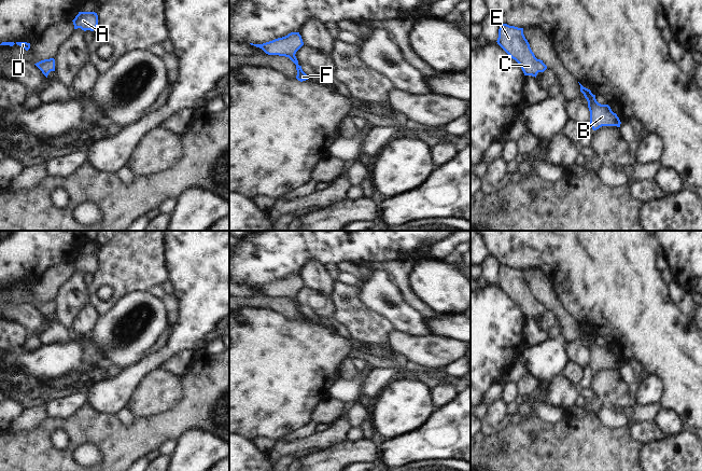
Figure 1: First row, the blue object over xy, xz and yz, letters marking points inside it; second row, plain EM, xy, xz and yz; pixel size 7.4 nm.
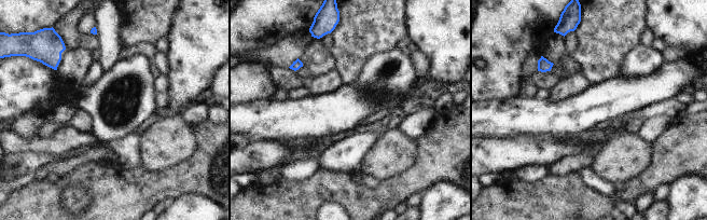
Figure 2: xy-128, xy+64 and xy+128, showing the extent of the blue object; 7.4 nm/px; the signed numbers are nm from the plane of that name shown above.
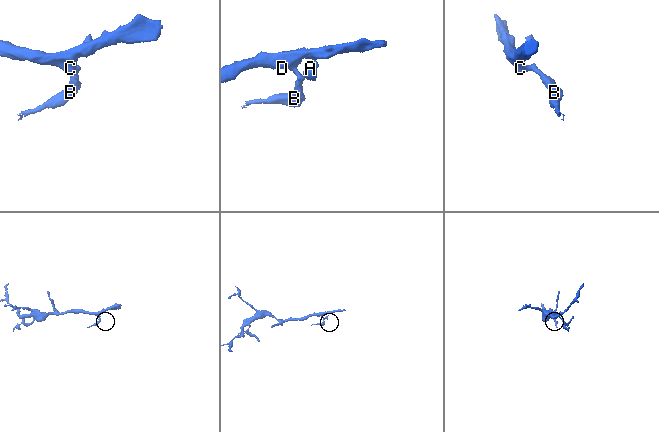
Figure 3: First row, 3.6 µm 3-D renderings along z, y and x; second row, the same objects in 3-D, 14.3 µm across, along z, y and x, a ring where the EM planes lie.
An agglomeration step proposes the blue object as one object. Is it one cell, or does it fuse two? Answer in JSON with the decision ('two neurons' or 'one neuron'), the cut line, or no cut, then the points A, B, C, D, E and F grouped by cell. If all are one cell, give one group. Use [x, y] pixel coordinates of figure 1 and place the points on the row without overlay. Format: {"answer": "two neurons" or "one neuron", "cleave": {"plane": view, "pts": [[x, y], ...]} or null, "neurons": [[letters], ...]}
{"answer": "one neuron", "cleave": null, "neurons": [["A", "B", "C", "D", "E", "F"]]}

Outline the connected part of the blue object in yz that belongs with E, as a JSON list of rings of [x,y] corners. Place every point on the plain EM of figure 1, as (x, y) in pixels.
[[[500,264],[497,286],[521,308],[524,317],[537,317],[547,307],[537,301],[523,276],[523,269]]]

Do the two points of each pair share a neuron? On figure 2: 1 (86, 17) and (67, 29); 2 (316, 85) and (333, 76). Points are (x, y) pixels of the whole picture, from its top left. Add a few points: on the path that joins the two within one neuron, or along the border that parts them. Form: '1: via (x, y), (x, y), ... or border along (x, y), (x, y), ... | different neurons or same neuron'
1: border along (84, 12), (77, 23), (77, 28), (82, 33) | different neurons
2: via (320, 84), (329, 80) | same neuron

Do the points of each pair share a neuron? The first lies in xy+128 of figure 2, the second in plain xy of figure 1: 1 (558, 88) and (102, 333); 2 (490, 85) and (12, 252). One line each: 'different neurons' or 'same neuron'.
1: different neurons
2: same neuron

